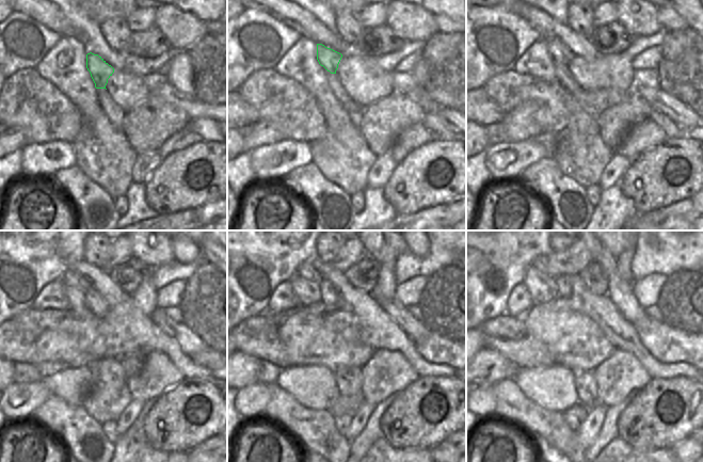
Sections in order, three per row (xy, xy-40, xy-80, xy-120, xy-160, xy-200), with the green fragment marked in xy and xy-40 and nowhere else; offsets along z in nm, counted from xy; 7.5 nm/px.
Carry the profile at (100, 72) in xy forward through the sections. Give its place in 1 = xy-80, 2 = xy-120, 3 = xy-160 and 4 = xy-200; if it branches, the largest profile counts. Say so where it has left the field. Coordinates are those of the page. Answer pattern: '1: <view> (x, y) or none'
1: xy-80 (560, 54)
2: xy-120 (75, 286)
3: xy-160 (305, 283)
4: xy-200 (542, 288)

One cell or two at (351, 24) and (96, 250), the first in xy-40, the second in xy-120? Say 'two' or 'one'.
one

